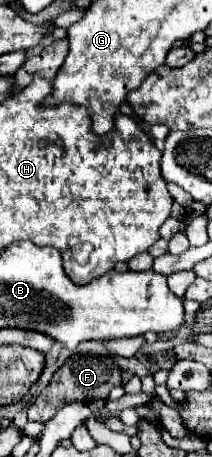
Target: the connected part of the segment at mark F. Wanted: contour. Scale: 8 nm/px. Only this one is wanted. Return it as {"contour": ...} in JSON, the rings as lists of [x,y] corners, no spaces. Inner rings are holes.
{"contour":[[[73,354],[67,358],[67,362],[53,374],[49,386],[37,396],[37,400],[29,406],[29,422],[47,422],[51,420],[59,408],[71,402],[89,402],[95,398],[107,398],[113,386],[121,384],[121,370],[111,358],[97,356],[97,354]]]}

